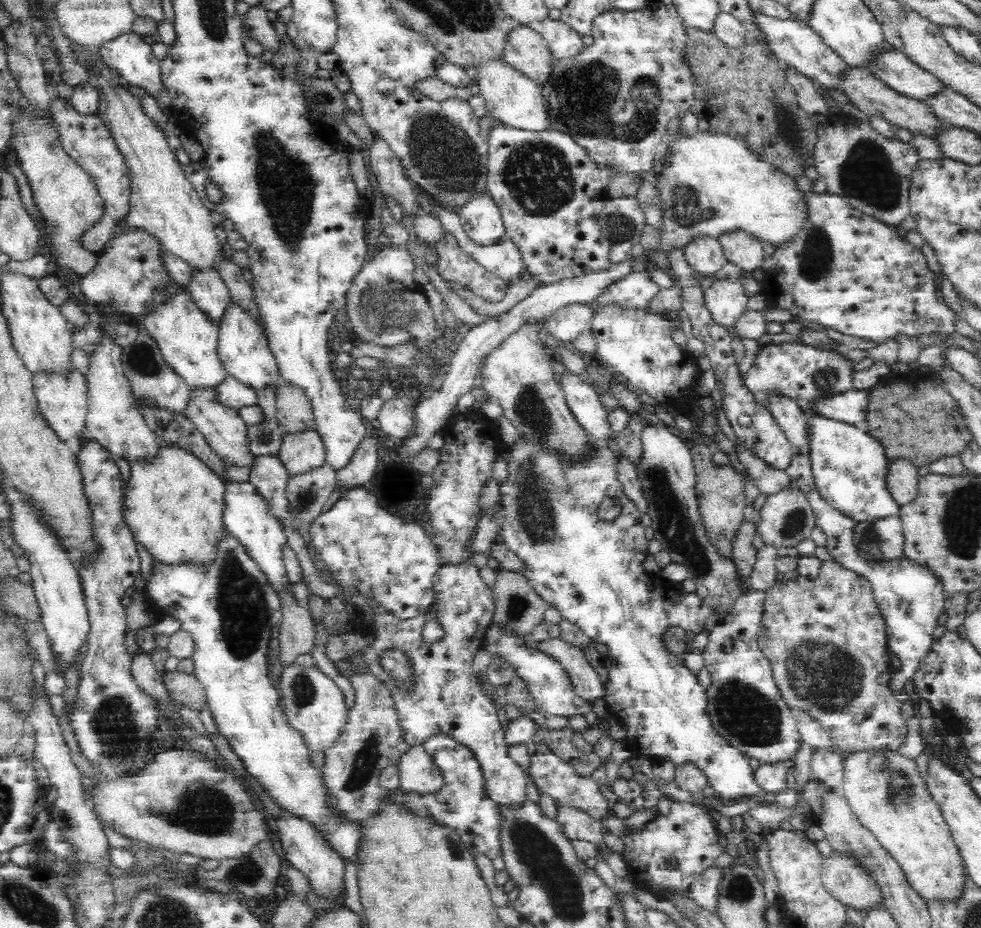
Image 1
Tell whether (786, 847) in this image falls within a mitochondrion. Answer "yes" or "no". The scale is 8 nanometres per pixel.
no

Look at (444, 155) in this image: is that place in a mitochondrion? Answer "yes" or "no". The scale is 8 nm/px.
yes

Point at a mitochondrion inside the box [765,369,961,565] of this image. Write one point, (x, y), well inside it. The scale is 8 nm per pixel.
(873, 541)

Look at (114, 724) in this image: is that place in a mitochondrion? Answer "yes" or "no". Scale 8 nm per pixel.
yes

